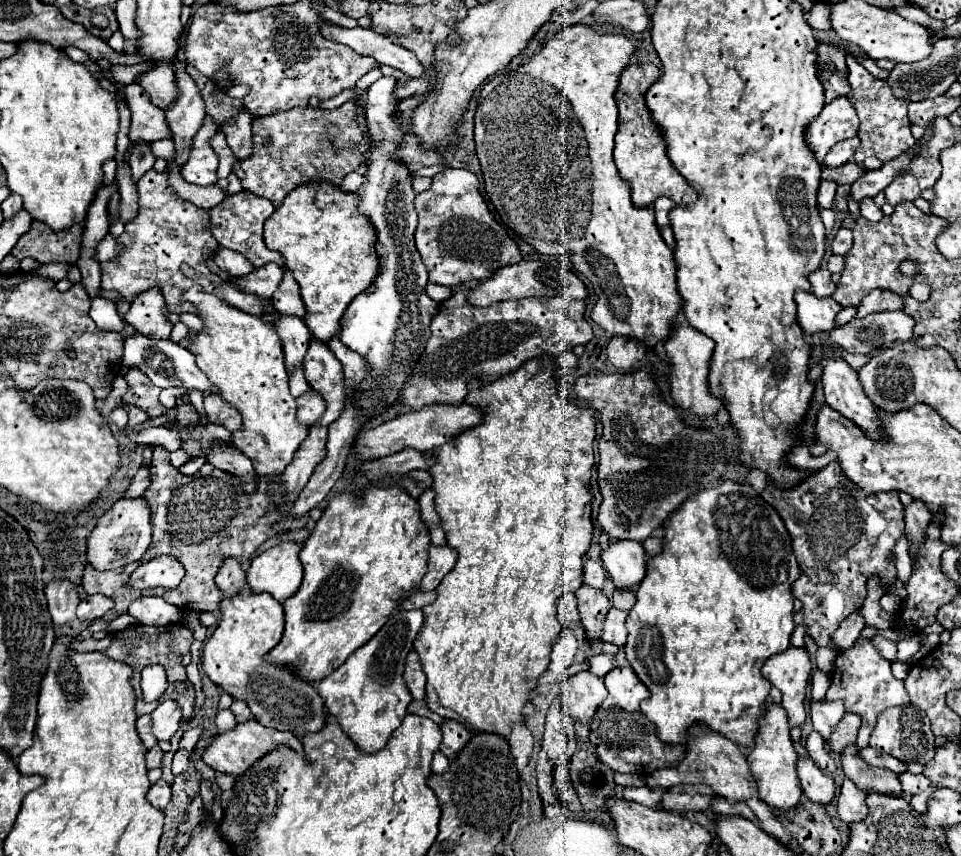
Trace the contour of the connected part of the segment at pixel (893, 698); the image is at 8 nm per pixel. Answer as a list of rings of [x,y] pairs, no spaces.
[[[859,637],[857,643],[851,649],[839,651],[837,659],[835,659],[835,669],[833,669],[833,679],[831,679],[831,687],[825,695],[829,701],[841,699],[845,703],[845,711],[847,713],[857,713],[863,719],[863,725],[859,729],[859,737],[857,737],[857,747],[867,747],[869,743],[869,735],[877,723],[877,715],[889,707],[895,705],[909,705],[909,695],[903,687],[903,681],[895,679],[891,673],[891,663],[887,659],[883,659],[877,649],[871,645],[869,639]]]

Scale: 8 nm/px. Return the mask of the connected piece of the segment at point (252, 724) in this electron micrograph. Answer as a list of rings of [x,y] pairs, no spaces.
[[[251,717],[249,721],[237,723],[231,731],[225,731],[225,733],[215,735],[215,737],[213,737],[213,743],[203,749],[203,761],[205,761],[209,767],[213,767],[215,771],[219,771],[219,773],[243,775],[259,757],[263,757],[267,751],[271,751],[273,747],[277,747],[277,745],[281,745],[281,743],[287,743],[287,745],[293,747],[297,753],[303,751],[301,741],[299,741],[293,733],[265,727],[265,725],[259,723],[255,717]]]

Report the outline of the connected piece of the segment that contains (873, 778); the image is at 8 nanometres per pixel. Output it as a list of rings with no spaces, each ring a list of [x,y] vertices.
[[[845,747],[841,751],[843,755],[843,773],[861,789],[867,793],[885,793],[885,795],[901,795],[903,787],[899,781],[899,775],[893,775],[893,771],[875,769],[869,767],[865,761],[857,757],[857,747]]]

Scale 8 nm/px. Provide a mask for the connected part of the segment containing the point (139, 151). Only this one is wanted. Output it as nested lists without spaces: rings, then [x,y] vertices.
[[[139,143],[133,147],[133,153],[131,153],[131,159],[129,159],[129,165],[131,165],[131,179],[133,183],[137,183],[141,179],[141,175],[151,169],[155,163],[155,157],[151,155],[149,151],[149,143]]]

